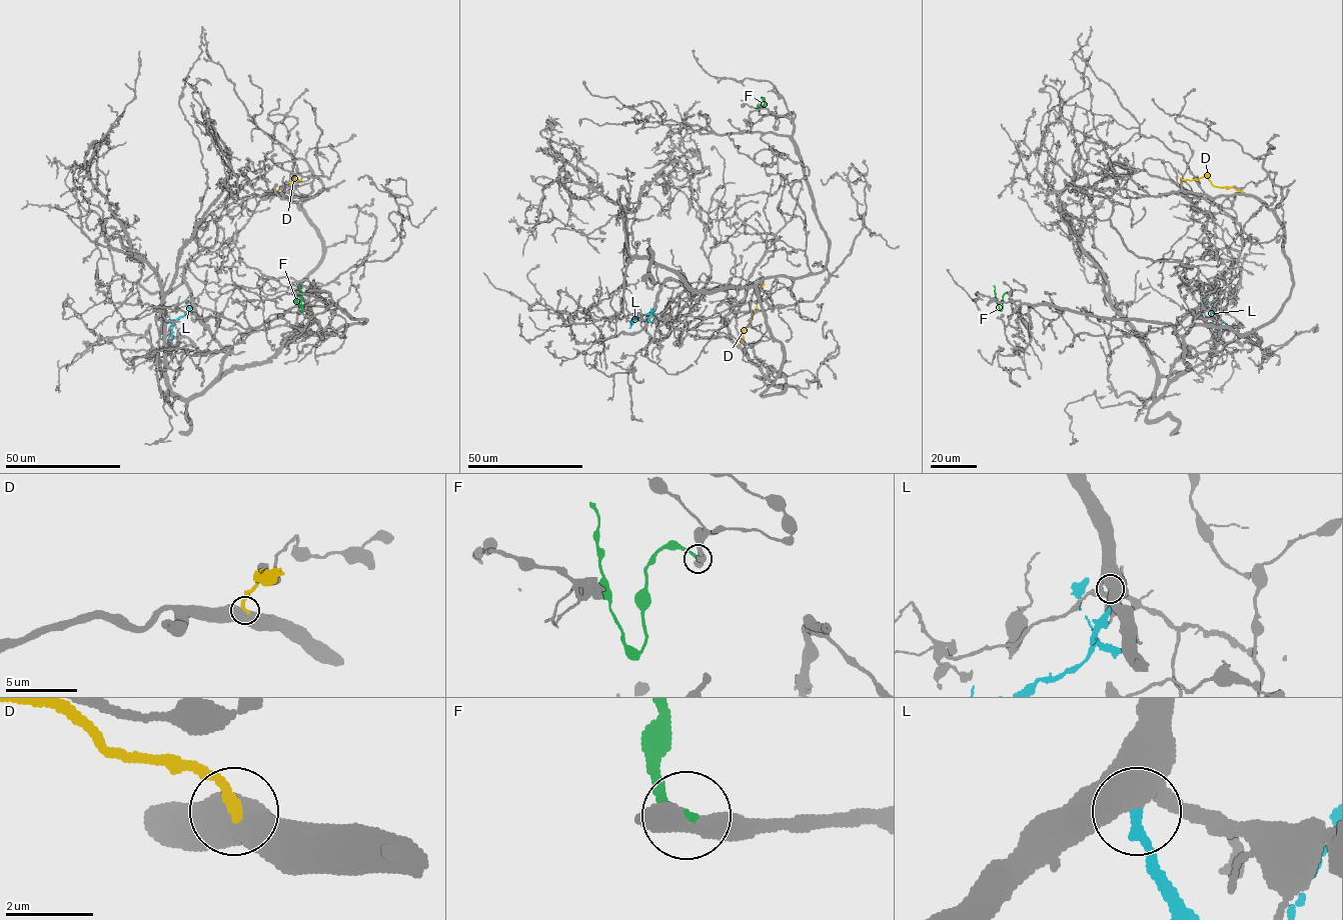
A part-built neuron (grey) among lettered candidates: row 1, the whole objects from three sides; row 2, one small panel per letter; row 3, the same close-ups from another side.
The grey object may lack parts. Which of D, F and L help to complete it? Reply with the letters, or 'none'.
F

